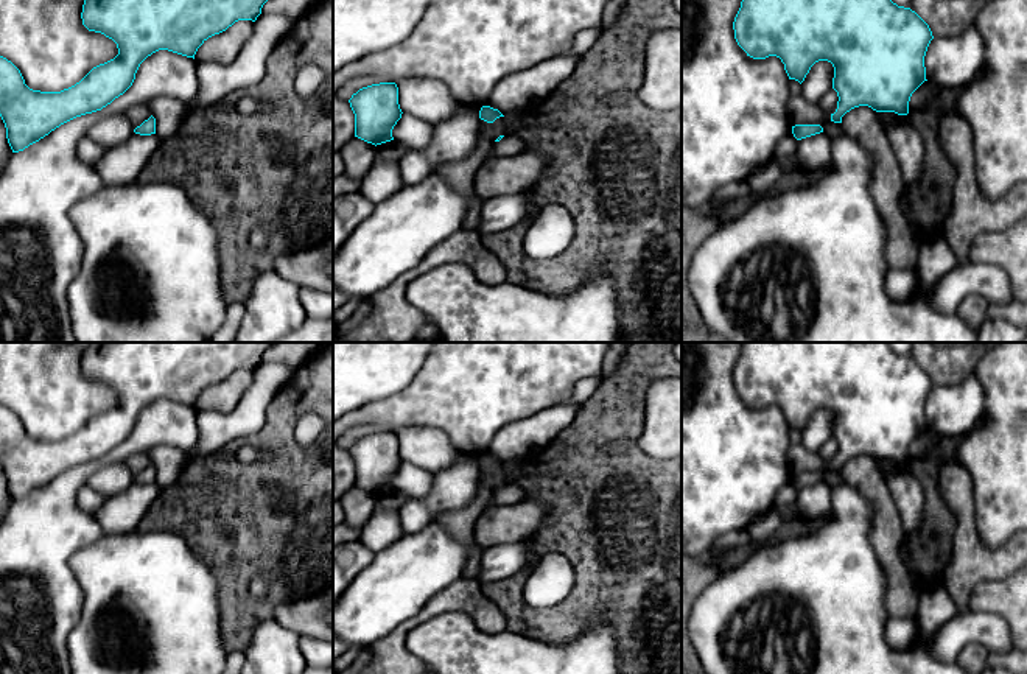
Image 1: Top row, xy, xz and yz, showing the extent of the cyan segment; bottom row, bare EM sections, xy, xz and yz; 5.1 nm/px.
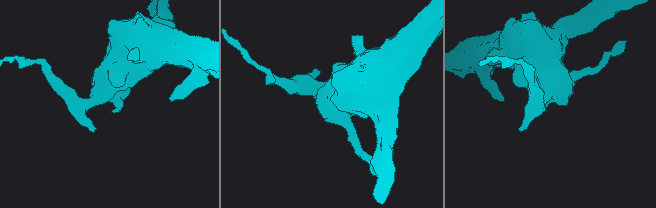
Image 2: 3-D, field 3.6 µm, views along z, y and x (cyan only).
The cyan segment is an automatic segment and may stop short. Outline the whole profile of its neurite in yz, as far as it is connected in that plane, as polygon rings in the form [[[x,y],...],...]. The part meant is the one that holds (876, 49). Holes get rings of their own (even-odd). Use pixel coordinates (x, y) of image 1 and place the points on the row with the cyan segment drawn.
[[[742,0],[733,30],[747,56],[780,58],[789,79],[800,84],[815,62],[831,62],[839,97],[834,123],[859,106],[907,115],[912,93],[927,81],[924,56],[932,31],[915,11],[892,0]]]

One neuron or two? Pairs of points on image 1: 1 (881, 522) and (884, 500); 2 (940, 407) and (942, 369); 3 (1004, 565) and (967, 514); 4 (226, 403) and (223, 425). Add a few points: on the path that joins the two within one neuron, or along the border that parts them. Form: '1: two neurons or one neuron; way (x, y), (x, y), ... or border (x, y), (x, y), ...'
1: one neuron; way (884, 517), (884, 505)
2: two neurons; border (973, 372), (959, 383), (934, 386)
3: one neuron; way (988, 561), (967, 539), (967, 530)
4: two neurons; border (249, 386), (240, 402), (229, 411), (196, 411)

